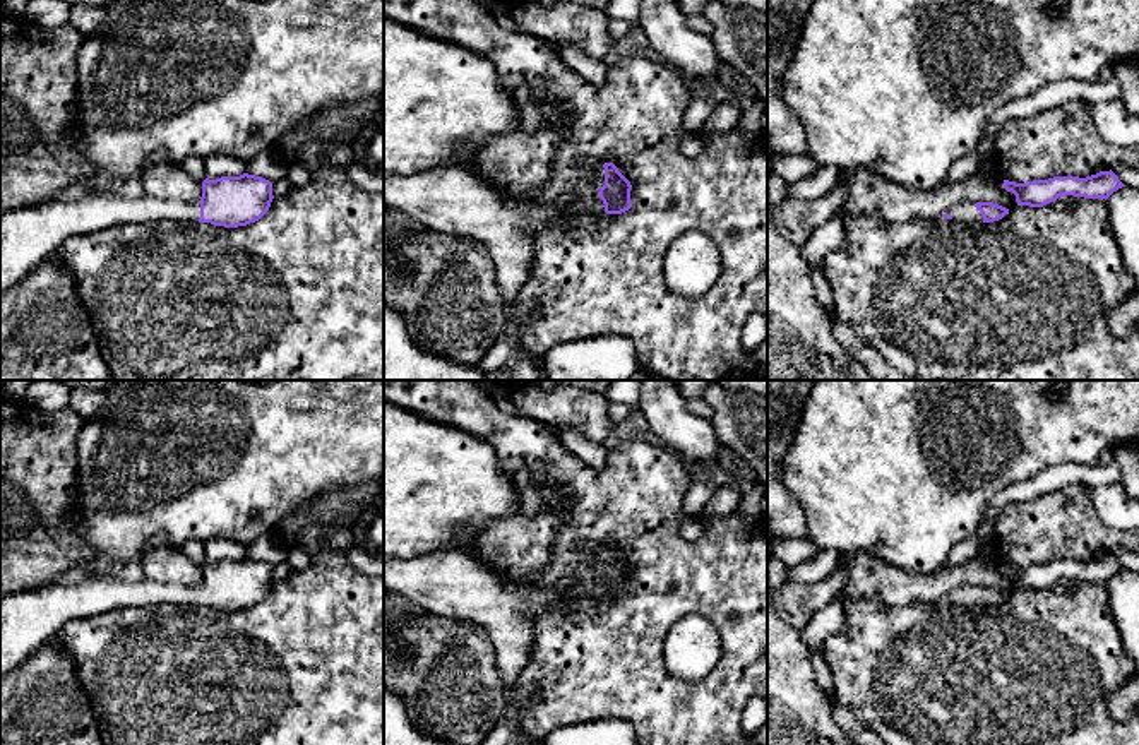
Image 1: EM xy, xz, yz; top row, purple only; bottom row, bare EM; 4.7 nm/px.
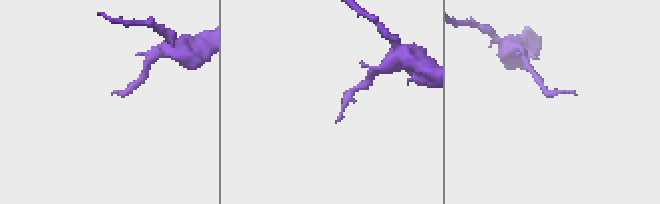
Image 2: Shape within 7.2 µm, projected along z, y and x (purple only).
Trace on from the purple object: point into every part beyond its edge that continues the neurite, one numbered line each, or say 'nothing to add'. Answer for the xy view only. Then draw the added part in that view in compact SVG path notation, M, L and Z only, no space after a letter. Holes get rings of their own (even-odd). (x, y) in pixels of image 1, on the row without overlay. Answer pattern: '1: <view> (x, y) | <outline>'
1: xy (29, 619) | M86 574L10 594L0 599L0 675L34 654L70 620L168 603L195 606L199 601L199 586L149 579L125 582L111 575L99 579Z

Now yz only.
1: yz (965, 595) | M961 586L954 587L945 594L952 599L952 605L963 605L963 606L983 606L981 596L975 591L973 586Z

